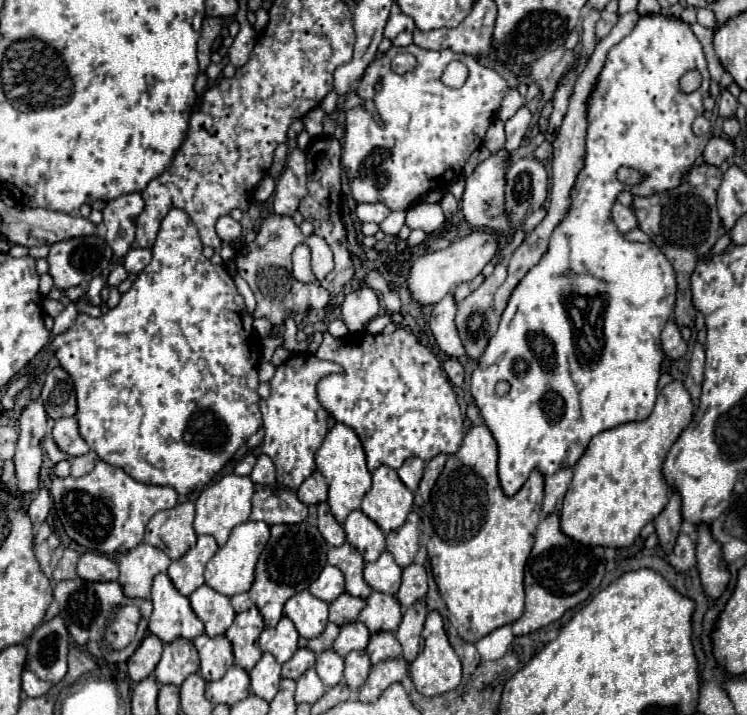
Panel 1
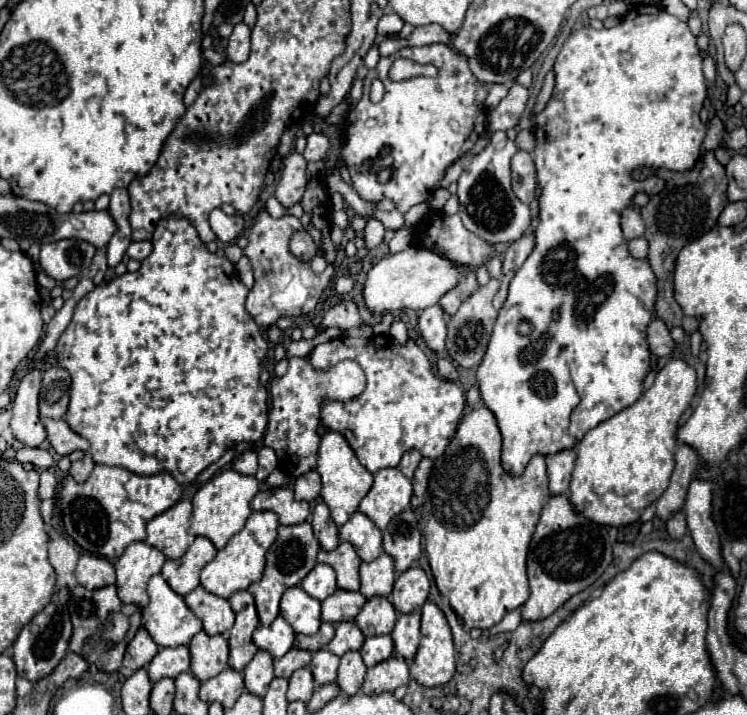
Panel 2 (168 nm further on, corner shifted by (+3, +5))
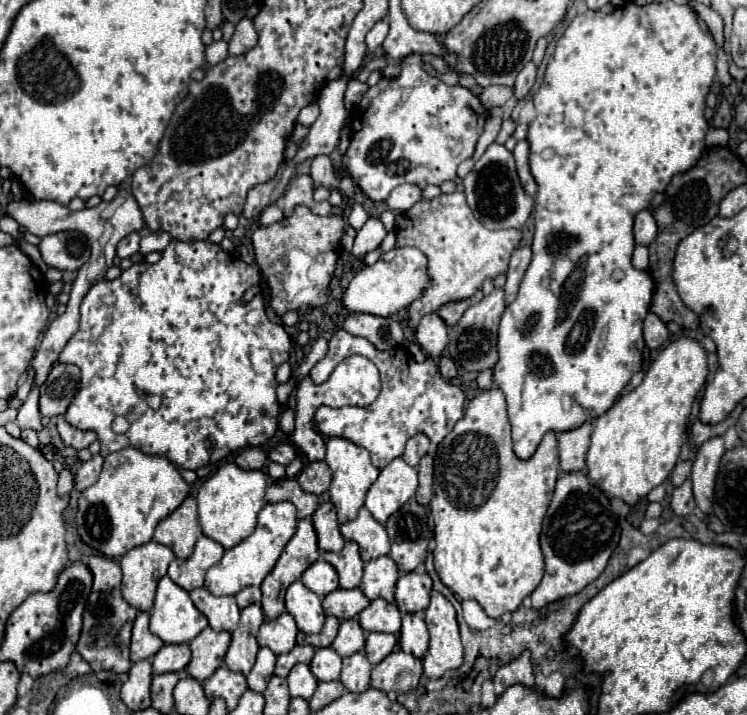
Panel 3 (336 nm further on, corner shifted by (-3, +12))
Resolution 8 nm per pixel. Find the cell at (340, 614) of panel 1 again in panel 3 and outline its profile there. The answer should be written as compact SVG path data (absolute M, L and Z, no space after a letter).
M338 588L322 600L324 614L336 616L338 620L348 620L348 618L358 616L368 604L370 604L370 600L362 594L360 588L354 588L354 590Z

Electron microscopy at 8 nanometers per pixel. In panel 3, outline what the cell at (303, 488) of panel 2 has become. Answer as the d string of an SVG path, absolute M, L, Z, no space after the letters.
M310 462L298 474L298 482L300 482L300 486L302 486L304 492L322 494L322 492L328 490L328 486L332 482L332 470L328 468L326 462Z

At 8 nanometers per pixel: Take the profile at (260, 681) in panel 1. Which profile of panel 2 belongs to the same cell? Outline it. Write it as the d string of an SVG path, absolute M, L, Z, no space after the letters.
M258 651L244 669L244 685L252 695L266 695L266 687L274 679L274 661L268 651Z

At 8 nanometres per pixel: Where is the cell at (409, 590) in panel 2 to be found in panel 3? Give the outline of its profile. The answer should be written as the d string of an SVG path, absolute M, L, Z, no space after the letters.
M406 572L396 582L396 604L402 612L422 612L428 608L432 580L428 574Z

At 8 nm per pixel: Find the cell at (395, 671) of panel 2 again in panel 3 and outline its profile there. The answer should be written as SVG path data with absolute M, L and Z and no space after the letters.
M394 650L378 666L374 666L370 686L382 692L402 694L414 690L420 682L420 676L422 676L422 662L412 654Z

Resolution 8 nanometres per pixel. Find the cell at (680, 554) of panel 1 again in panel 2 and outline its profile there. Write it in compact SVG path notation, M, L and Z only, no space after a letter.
M680 511L680 513L676 513L672 519L668 519L668 523L666 523L666 529L668 529L668 535L670 535L672 539L680 539L680 537L684 537L684 535L688 533L688 529L686 529L686 517L684 517L684 513Z

